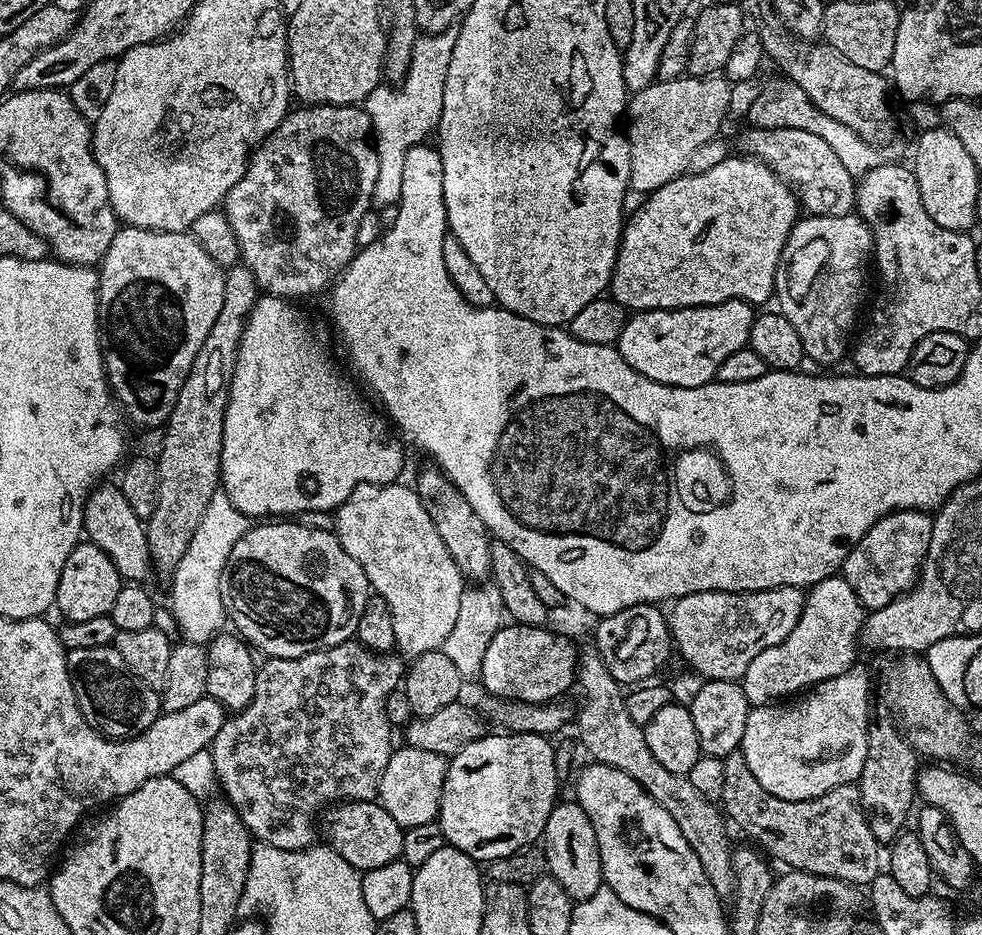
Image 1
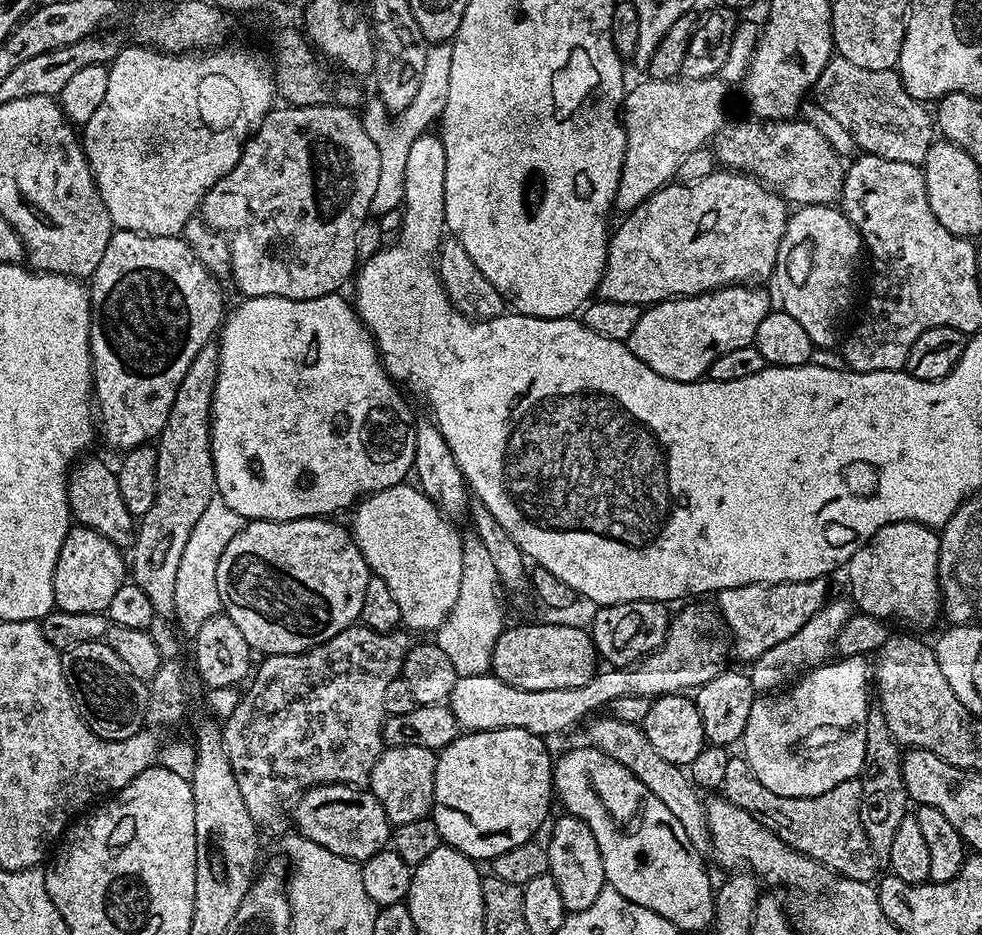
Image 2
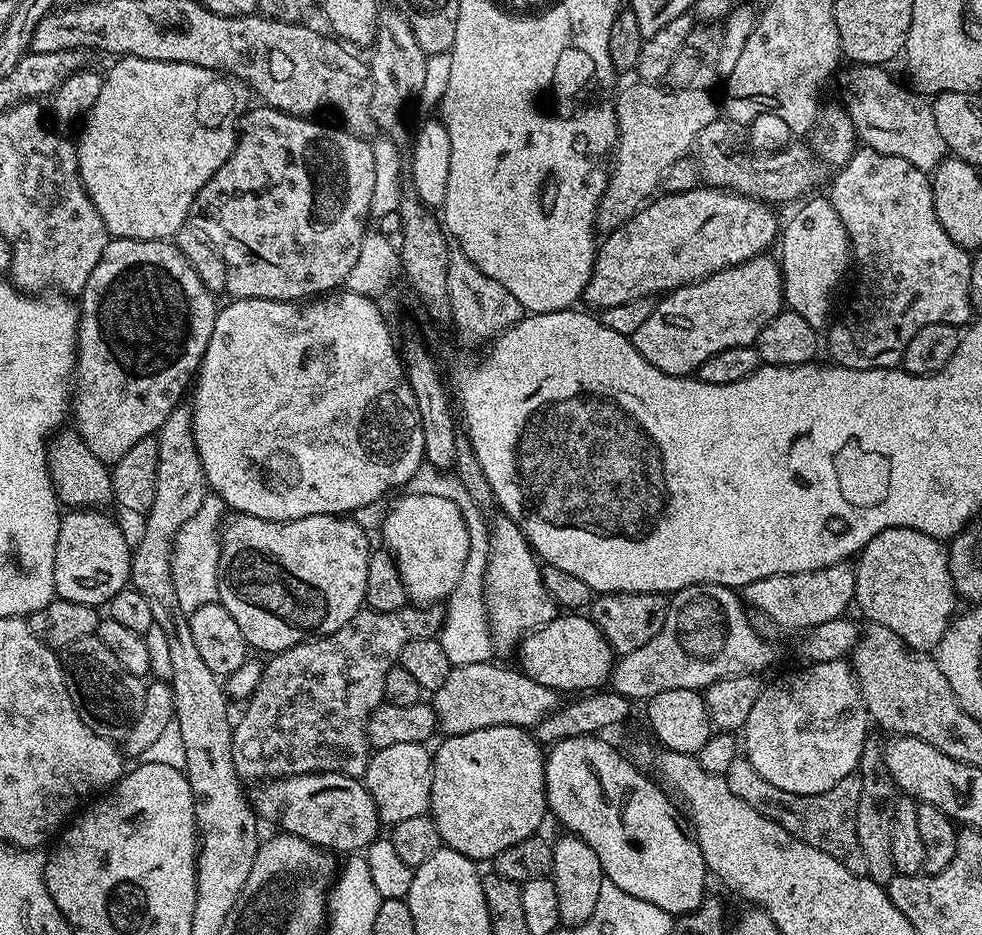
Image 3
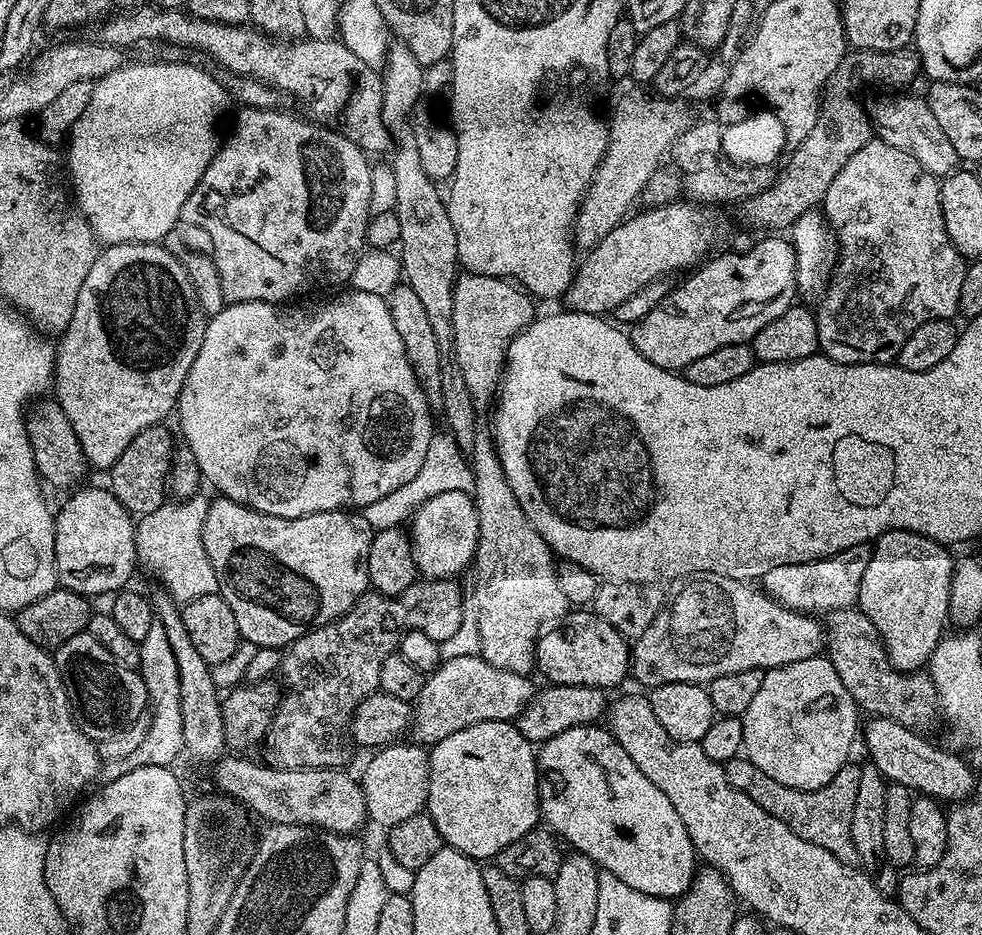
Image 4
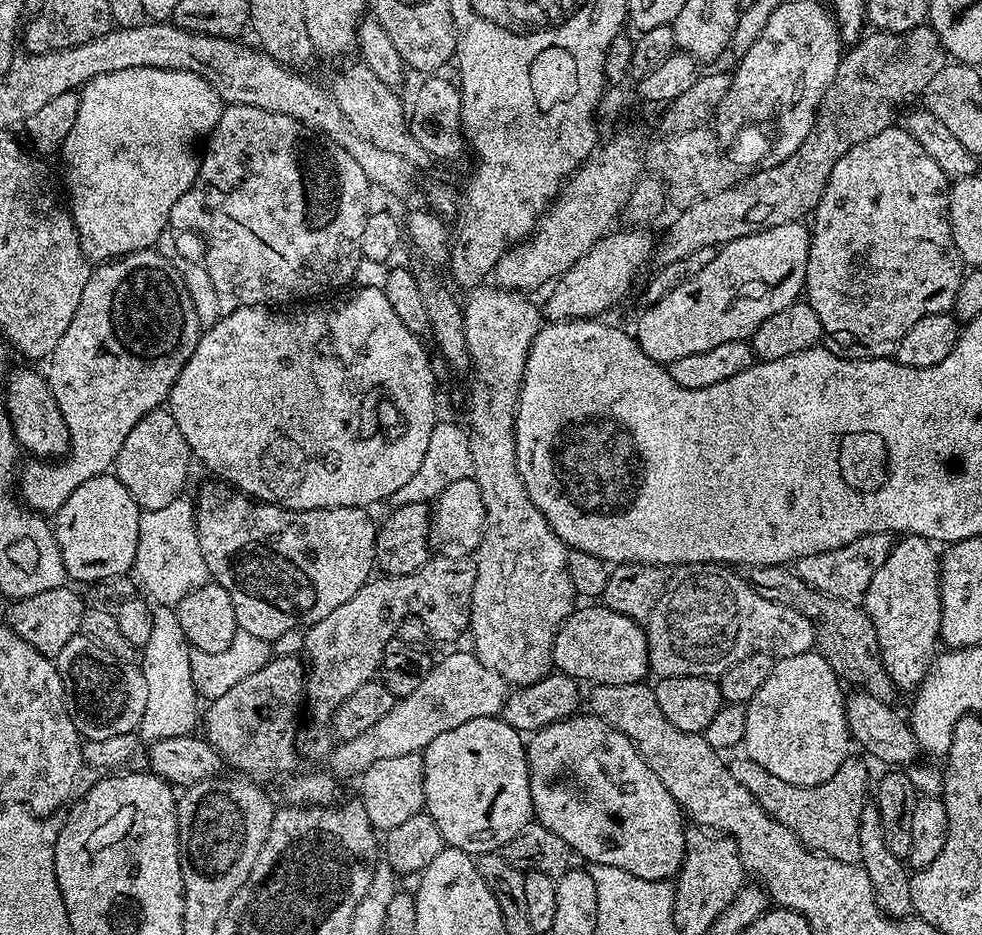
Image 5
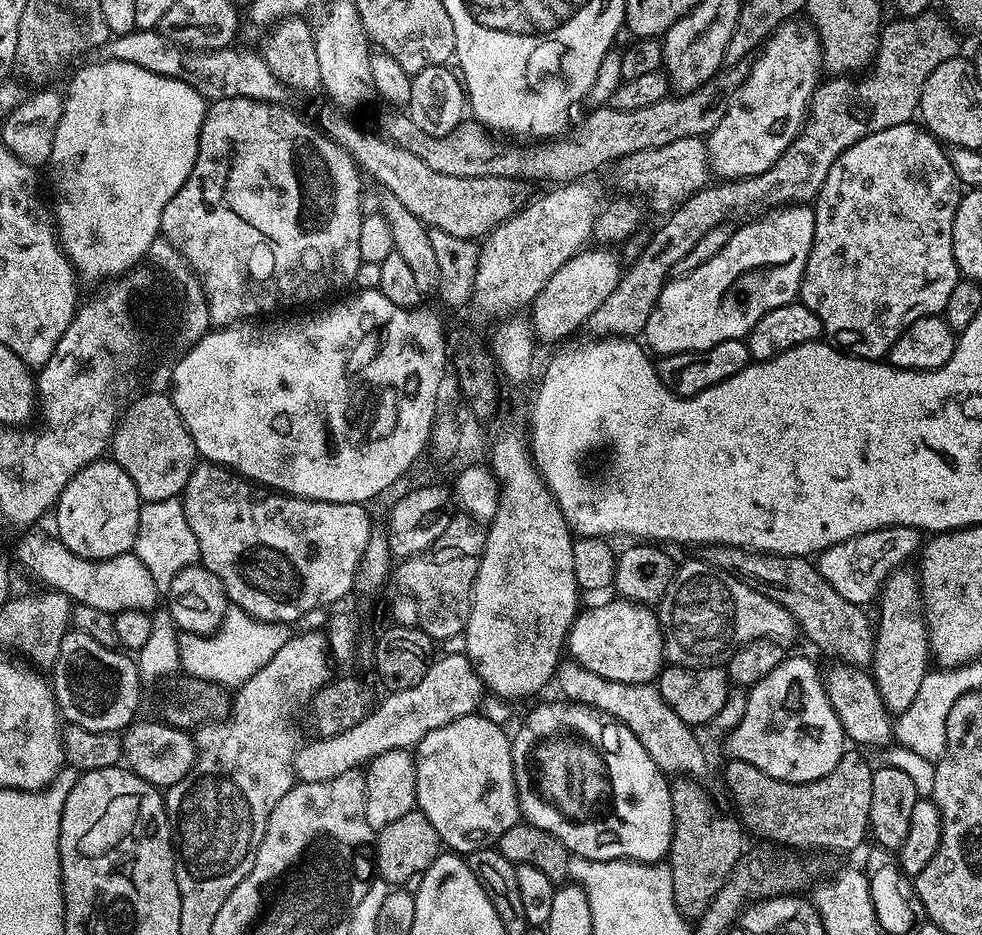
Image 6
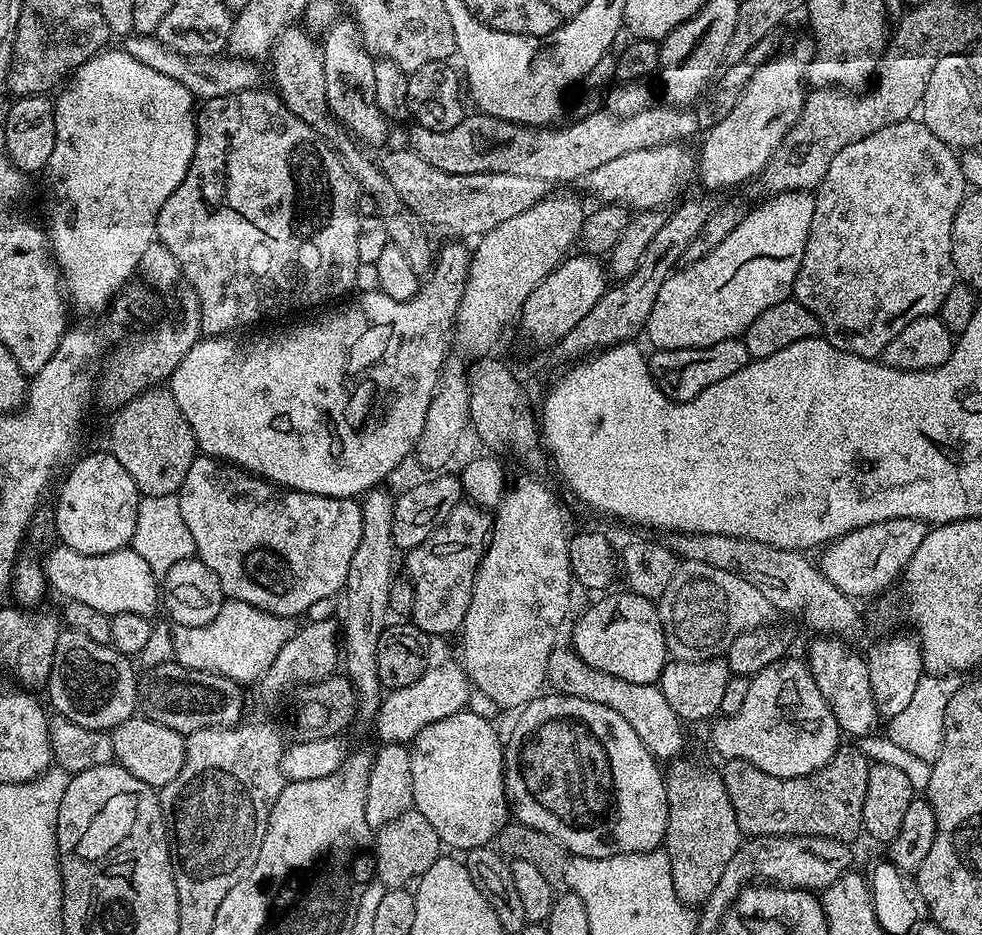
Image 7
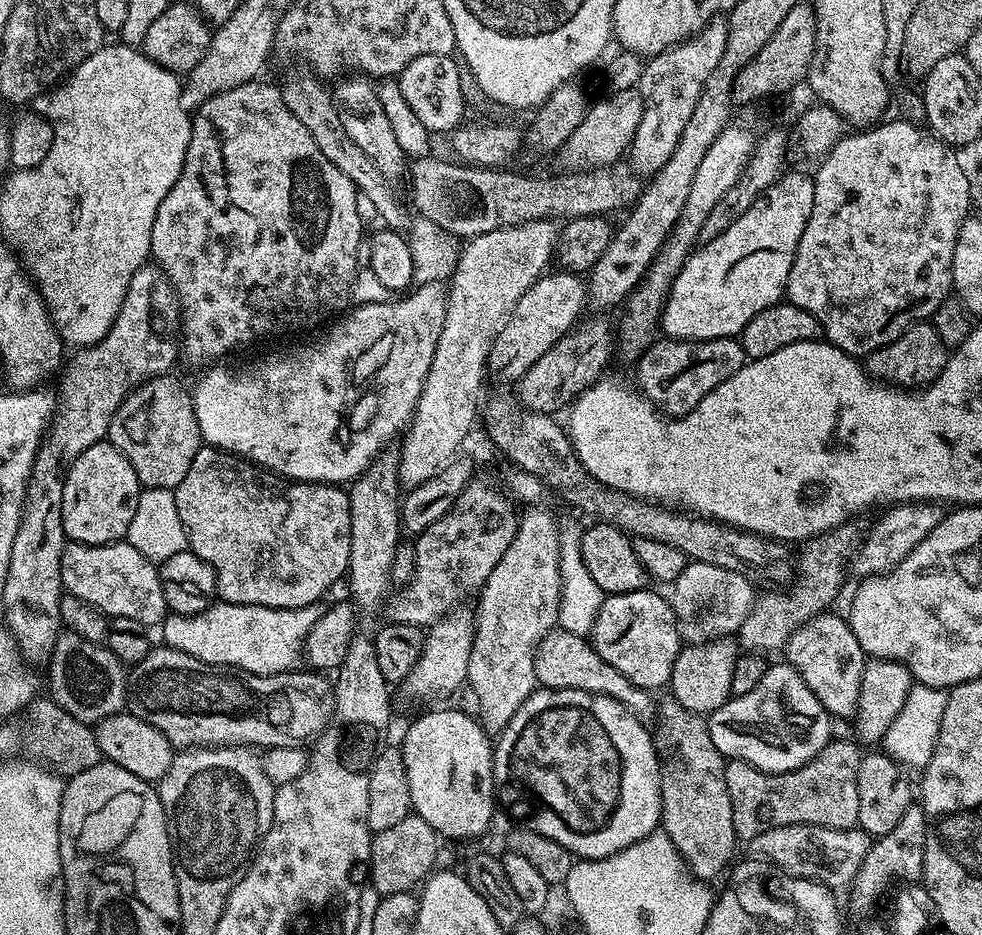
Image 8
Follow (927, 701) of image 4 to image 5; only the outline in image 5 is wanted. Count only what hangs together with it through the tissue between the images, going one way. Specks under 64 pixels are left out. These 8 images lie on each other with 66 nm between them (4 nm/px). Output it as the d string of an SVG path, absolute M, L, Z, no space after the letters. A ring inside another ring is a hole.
M783 564L749 567L746 579L753 588L760 591L762 598L770 598L774 602L790 606L810 618L810 622L816 627L816 648L824 655L826 662L830 662L830 666L845 685L853 684L853 689L868 692L885 702L893 699L891 696L894 685L886 674L886 666L880 657L878 634L863 607L811 588L796 571Z

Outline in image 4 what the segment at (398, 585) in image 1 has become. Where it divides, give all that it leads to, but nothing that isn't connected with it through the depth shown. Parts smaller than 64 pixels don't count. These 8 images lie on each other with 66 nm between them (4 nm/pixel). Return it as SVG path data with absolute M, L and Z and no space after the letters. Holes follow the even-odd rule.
M458 490L437 494L421 505L410 517L412 555L416 557L416 571L428 580L446 580L457 577L464 567L473 563L480 527L476 501Z

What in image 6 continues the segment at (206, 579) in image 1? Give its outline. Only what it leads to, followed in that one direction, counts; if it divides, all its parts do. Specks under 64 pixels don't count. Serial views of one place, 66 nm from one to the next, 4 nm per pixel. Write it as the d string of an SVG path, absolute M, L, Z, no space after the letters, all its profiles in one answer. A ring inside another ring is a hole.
M179 499L141 503L134 554L158 586L171 584L179 572L199 561L198 538L194 538L194 530L190 530L190 522L186 522L184 506Z

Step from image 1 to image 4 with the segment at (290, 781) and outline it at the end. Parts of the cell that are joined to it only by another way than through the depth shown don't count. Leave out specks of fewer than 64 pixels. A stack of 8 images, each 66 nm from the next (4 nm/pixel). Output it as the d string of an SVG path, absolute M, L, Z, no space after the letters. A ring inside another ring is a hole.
M456 578L413 582L401 596L381 596L379 592L369 590L345 616L340 616L321 628L314 628L305 636L299 636L295 642L287 645L280 658L278 672L279 675L284 675L284 680L288 683L288 689L281 700L280 688L272 678L257 684L245 683L243 686L233 687L223 697L225 741L231 747L232 744L236 747L233 749L244 750L240 748L248 748L251 744L258 743L272 724L272 730L268 734L266 757L271 767L343 769L344 763L352 756L352 748L354 749L350 739L352 715L366 697L379 689L382 662L386 662L386 658L399 649L400 637L405 632L421 632L441 642L453 638L466 620L464 592L460 589L459 582Z

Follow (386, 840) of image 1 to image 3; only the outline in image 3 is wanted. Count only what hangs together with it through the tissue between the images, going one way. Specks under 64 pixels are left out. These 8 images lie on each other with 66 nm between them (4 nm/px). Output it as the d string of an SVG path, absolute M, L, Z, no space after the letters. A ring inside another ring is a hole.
M311 772L301 776L284 776L281 780L266 780L251 789L250 803L252 811L261 821L269 820L277 824L280 832L288 832L303 840L309 840L317 848L323 848L329 853L344 852L343 854L360 854L374 843L381 835L382 821L374 806L374 798L366 790L366 786L354 776L341 772Z

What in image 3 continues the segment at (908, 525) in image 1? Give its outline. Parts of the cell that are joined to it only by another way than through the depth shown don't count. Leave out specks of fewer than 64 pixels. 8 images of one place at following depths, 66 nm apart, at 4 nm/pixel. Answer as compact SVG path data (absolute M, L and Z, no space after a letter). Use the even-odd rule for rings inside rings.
M887 528L882 534L870 538L868 545L859 552L854 567L855 607L860 607L871 623L894 630L909 648L922 653L935 649L952 623L952 611L958 605L947 547L918 530Z

